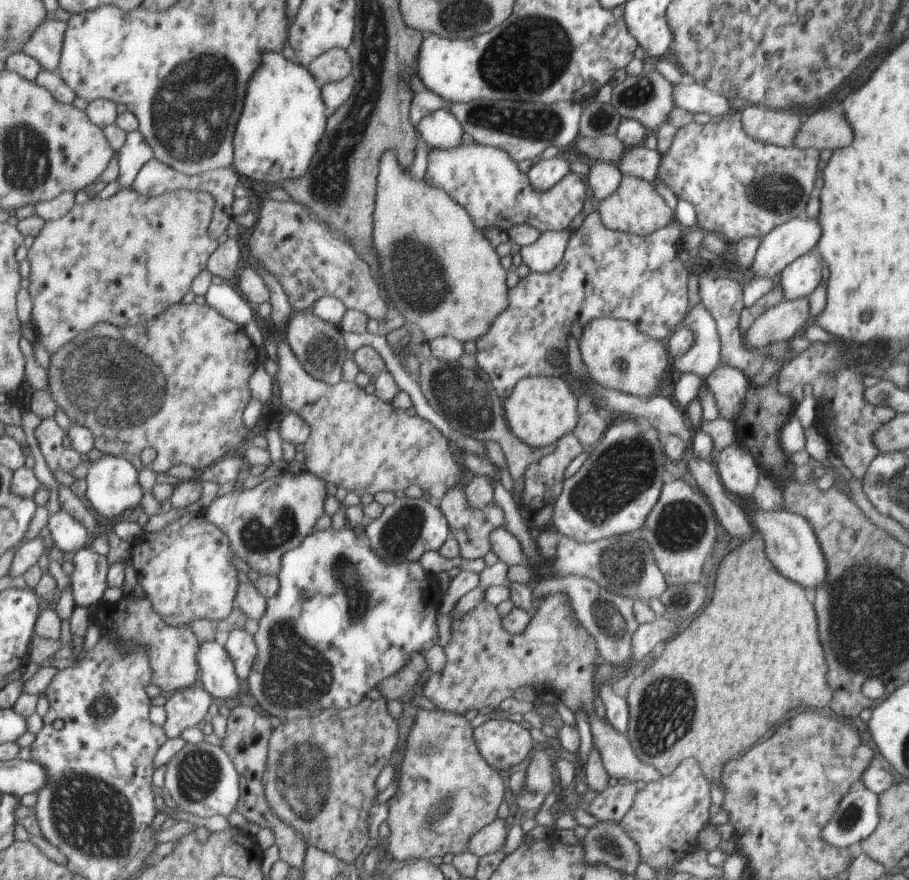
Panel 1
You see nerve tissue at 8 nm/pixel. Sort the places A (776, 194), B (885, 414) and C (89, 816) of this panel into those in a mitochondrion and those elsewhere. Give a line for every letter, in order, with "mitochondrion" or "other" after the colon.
A: mitochondrion
B: other
C: mitochondrion

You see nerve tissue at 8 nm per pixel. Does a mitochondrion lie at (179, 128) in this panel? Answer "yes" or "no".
yes

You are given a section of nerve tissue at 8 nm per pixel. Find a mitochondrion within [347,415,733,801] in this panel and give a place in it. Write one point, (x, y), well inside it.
(624, 468)

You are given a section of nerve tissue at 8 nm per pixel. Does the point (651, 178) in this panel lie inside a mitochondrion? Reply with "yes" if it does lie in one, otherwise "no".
no

